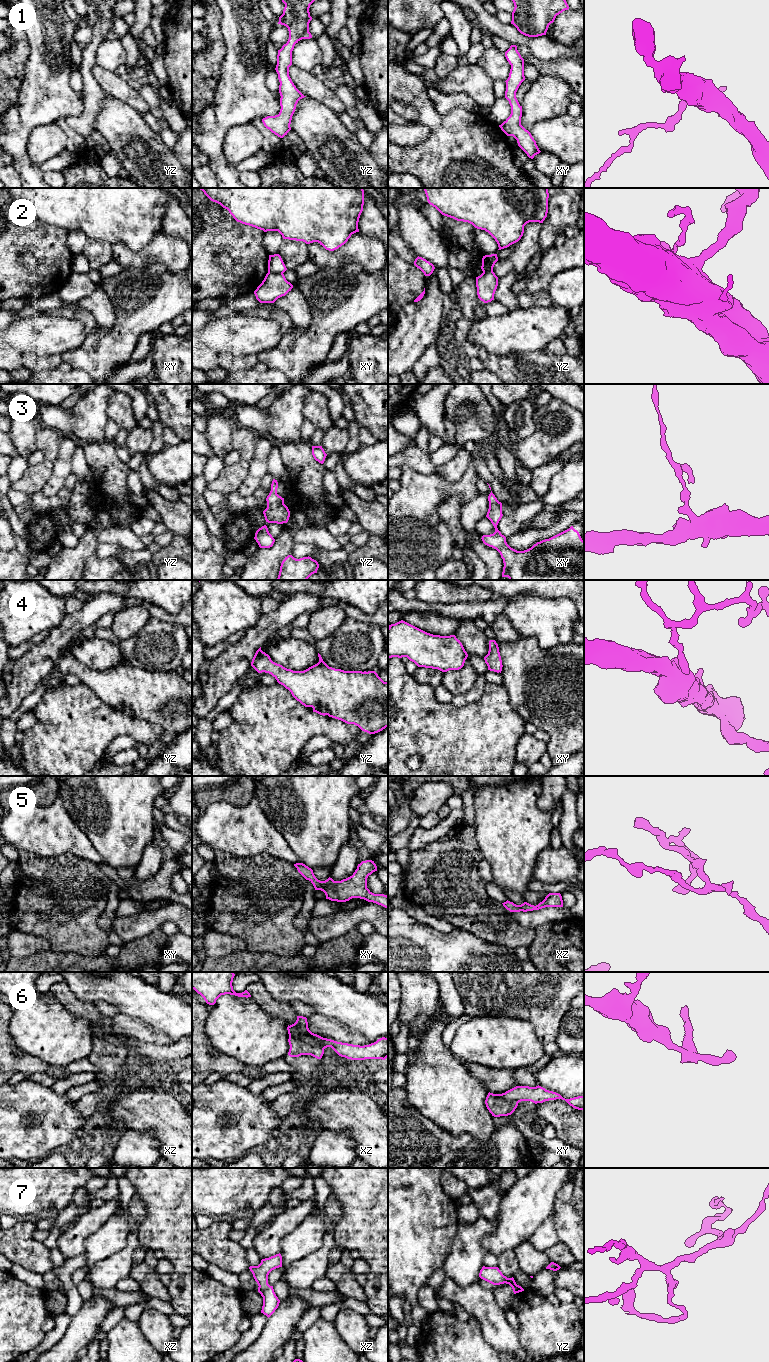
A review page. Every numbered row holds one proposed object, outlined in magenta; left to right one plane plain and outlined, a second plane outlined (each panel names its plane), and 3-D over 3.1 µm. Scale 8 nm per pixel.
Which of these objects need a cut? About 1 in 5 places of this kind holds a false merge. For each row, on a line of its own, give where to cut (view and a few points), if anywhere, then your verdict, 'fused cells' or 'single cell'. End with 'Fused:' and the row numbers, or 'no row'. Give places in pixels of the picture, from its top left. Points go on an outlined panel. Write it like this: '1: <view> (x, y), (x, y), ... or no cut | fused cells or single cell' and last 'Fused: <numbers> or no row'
1: no cut | single cell
2: xy (268, 271), (274, 274), (282, 274) | fused cells
3: no cut | single cell
4: no cut | single cell
5: no cut | single cell
6: xz (289, 1037), (304, 1039), (314, 1045), (319, 1045), (323, 1049) | fused cells
7: no cut | single cell
Fused: 2, 6

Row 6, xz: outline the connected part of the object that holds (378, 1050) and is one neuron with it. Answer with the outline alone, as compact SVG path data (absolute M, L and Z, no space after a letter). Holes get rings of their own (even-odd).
M290 1026L287 1027L289 1038L303 1039L314 1046L320 1046L323 1049L331 1047L339 1056L351 1060L365 1059L382 1059L388 1057L388 1038L382 1037L376 1042L369 1045L353 1045L348 1043L337 1042L331 1039L320 1037L318 1039L308 1036L299 1035L293 1031Z

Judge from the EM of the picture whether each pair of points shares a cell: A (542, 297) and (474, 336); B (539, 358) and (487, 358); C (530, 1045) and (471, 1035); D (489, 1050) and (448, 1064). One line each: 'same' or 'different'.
A: different
B: same
C: same
D: different

